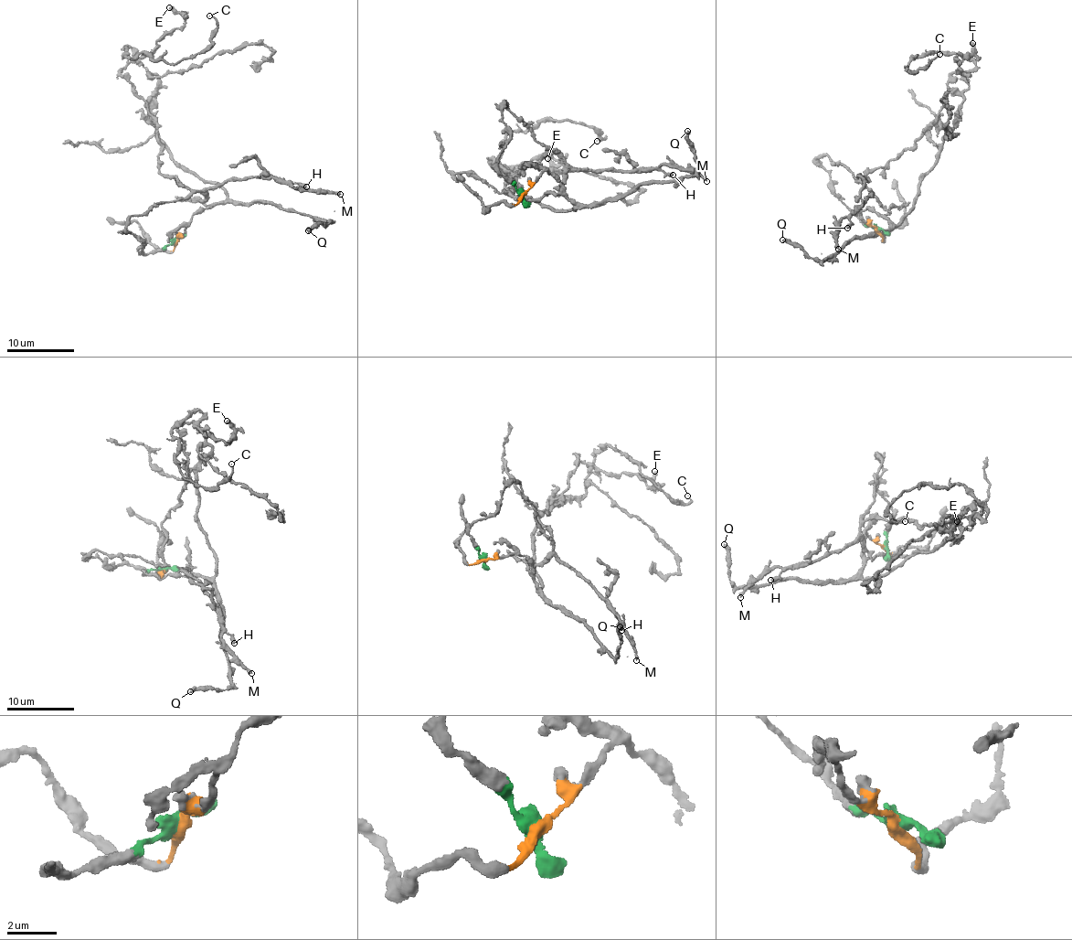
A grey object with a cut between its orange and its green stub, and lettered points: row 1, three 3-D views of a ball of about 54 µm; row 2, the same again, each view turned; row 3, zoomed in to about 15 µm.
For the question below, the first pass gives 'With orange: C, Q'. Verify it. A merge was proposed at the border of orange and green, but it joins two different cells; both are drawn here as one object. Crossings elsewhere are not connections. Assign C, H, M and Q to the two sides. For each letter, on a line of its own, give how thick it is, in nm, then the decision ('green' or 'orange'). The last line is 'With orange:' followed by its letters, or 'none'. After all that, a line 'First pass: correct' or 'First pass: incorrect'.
C: 120 nm thick; orange
H: 420 nm thick; green
M: 320 nm thick; green
Q: 440 nm thick; orange
With orange: C, Q
First pass: correct

